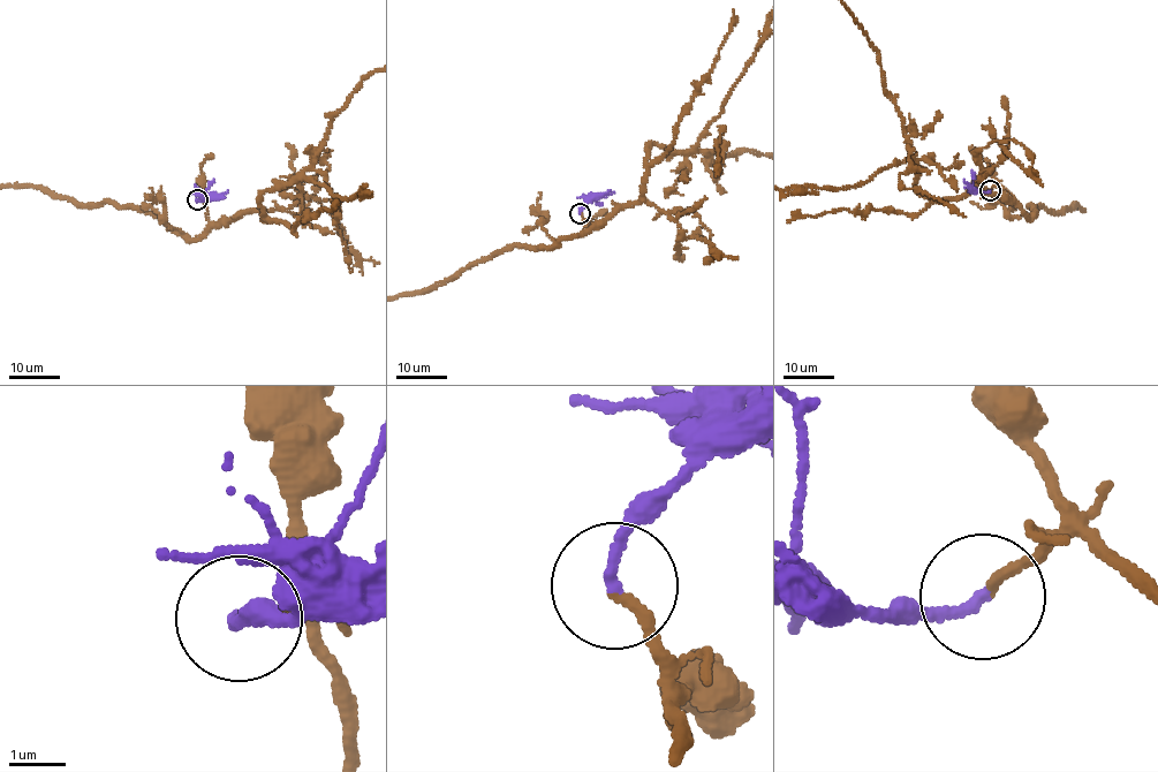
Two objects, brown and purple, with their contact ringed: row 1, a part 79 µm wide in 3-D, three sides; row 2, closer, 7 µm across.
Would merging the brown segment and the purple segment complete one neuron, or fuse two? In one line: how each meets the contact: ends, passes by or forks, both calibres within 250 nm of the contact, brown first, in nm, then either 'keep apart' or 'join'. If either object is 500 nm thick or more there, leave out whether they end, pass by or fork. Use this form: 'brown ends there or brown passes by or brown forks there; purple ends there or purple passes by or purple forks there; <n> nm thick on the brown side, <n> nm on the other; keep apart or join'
brown ends there; purple ends there; 180 nm thick on the brown side, 190 nm on the other; join

